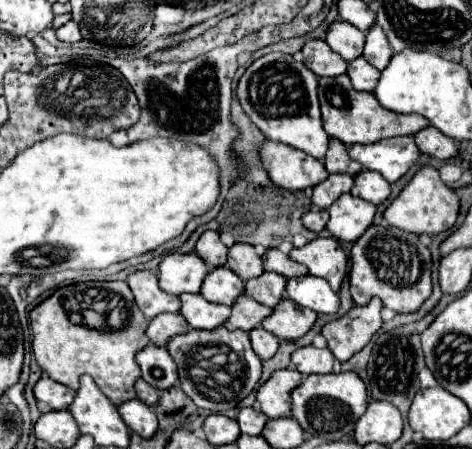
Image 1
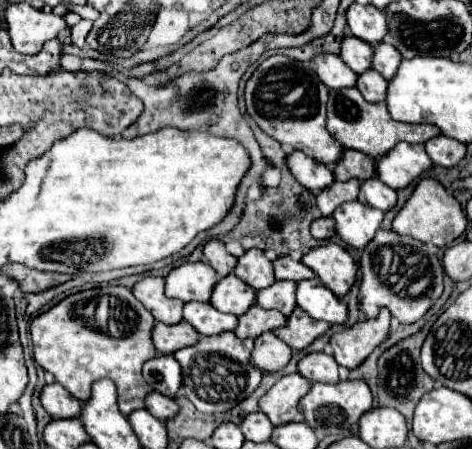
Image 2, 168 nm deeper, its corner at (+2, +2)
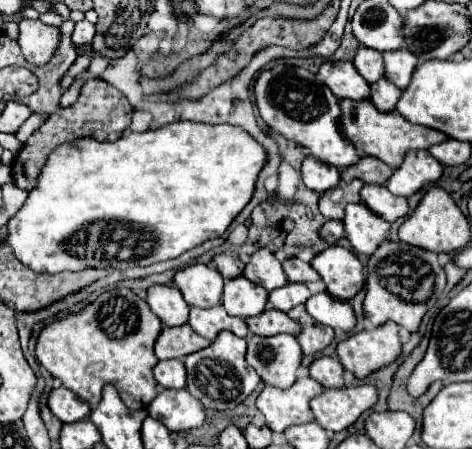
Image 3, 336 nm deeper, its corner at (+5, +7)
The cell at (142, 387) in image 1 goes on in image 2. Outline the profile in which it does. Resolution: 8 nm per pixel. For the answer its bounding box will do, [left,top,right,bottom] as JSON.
[147,392,177,422]

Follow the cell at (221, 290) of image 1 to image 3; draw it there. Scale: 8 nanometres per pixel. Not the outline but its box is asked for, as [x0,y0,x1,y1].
[222,277,268,317]

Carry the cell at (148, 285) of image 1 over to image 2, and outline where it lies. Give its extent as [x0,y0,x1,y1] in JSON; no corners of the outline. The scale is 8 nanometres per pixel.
[133,276,183,324]

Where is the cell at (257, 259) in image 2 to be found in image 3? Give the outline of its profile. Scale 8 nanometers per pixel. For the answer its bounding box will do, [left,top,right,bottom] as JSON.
[242,247,288,291]

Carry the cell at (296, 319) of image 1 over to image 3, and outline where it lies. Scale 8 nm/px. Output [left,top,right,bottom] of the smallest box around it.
[288,305,334,355]

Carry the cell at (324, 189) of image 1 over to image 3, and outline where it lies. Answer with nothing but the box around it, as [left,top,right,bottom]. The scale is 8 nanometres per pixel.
[318,179,364,219]

